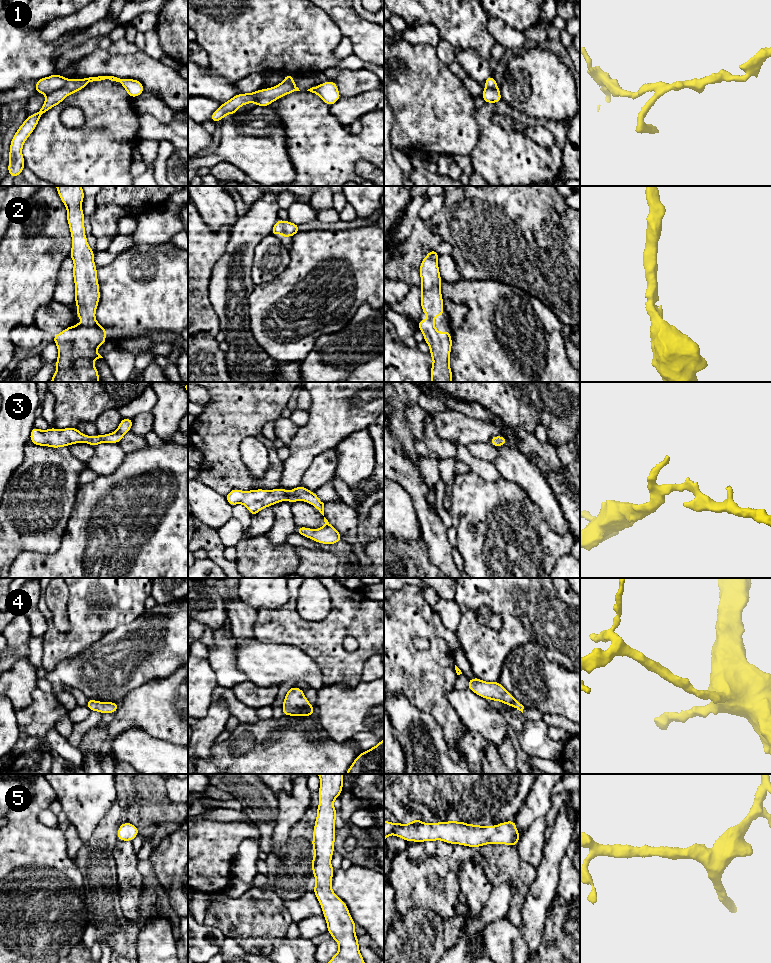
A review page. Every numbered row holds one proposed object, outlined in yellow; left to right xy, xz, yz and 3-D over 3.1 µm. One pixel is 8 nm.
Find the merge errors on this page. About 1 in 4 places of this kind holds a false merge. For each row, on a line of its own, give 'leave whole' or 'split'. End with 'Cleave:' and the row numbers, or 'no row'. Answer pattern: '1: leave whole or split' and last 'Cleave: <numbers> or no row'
1: split
2: leave whole
3: leave whole
4: leave whole
5: leave whole
Cleave: 1

